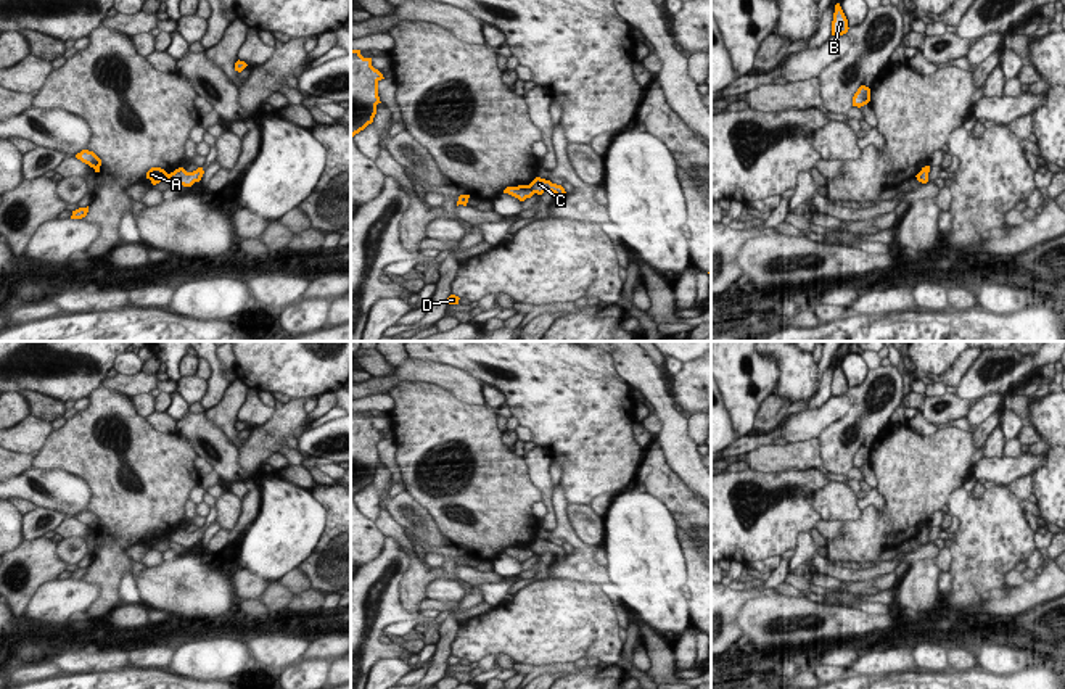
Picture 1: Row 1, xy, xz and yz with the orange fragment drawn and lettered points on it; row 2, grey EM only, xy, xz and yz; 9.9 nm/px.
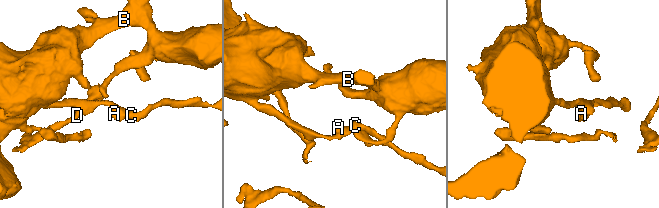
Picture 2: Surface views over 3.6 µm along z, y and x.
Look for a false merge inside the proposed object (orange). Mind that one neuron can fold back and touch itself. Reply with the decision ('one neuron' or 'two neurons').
two neurons

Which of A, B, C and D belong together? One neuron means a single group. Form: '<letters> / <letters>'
A B D / C

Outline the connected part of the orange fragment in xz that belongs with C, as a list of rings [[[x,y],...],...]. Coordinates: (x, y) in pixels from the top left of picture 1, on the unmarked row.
[[[536,538],[528,547],[537,555],[542,555],[544,552],[552,552],[557,559],[563,559],[566,555],[561,546],[552,544],[550,541],[541,538]]]

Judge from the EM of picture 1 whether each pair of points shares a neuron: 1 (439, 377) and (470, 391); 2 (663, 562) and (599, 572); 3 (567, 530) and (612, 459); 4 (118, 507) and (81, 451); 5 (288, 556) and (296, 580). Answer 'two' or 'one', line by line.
1: one
2: two
3: two
4: one
5: two

